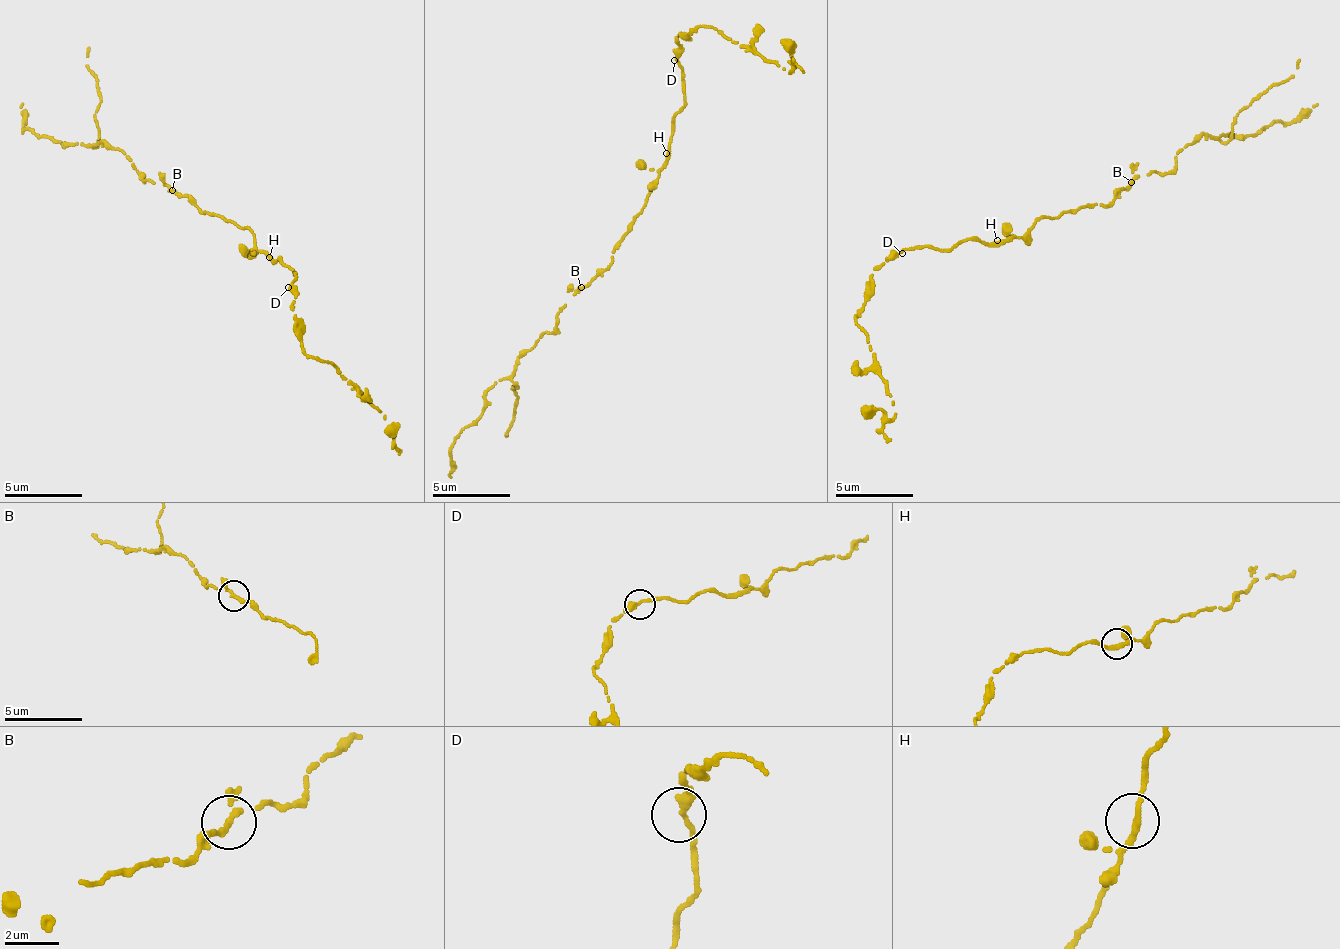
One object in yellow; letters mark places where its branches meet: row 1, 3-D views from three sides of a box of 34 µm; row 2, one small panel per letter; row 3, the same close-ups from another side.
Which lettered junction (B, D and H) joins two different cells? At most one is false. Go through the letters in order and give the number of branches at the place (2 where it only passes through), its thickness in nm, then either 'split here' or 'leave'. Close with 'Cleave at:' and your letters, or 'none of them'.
B: 2 branches meet; 240 nm thick; leave
D: 2 branches meet; 280 nm thick; leave
H: 2 branches meet; 240 nm thick; leave
Cleave at: none of them

